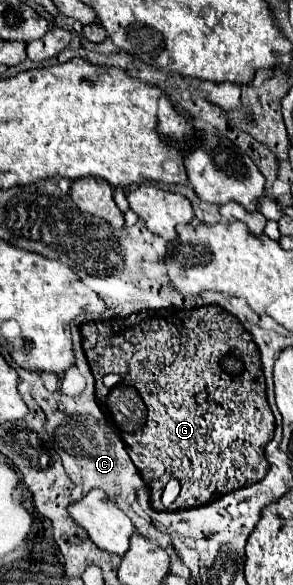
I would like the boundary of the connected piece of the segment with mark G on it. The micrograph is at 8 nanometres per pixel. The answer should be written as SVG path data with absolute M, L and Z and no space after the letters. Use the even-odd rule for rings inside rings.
M221 306L145 312L125 320L87 322L81 326L81 334L83 350L95 380L103 382L105 374L119 374L123 376L121 382L137 388L137 396L141 396L141 404L145 404L145 428L135 436L123 436L123 442L141 478L151 490L153 510L159 510L161 490L169 478L181 482L181 494L173 502L173 510L183 510L203 506L241 486L255 484L267 474L265 446L273 438L275 418L265 398L265 376L259 348L233 314L225 312ZM227 356L241 360L247 372L225 372L221 362Z

